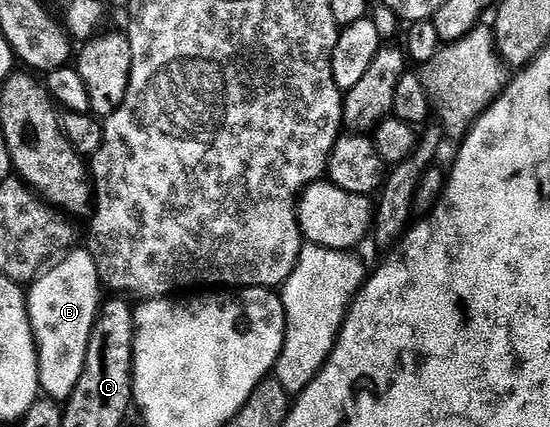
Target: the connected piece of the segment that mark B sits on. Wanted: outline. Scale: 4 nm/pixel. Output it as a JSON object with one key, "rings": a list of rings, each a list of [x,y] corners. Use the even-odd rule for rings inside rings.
{"rings":[[[75,249],[38,275],[28,290],[31,328],[38,347],[41,391],[64,404],[74,394],[84,372],[88,344],[104,305],[102,277],[89,249]]]}

